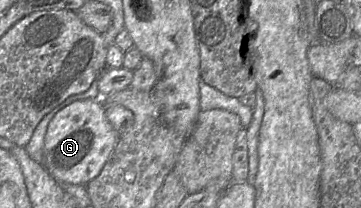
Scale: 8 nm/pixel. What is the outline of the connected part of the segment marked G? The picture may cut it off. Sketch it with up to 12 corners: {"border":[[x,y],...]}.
{"border":[[100,100],[50,121],[43,167],[85,185],[120,137]]}

